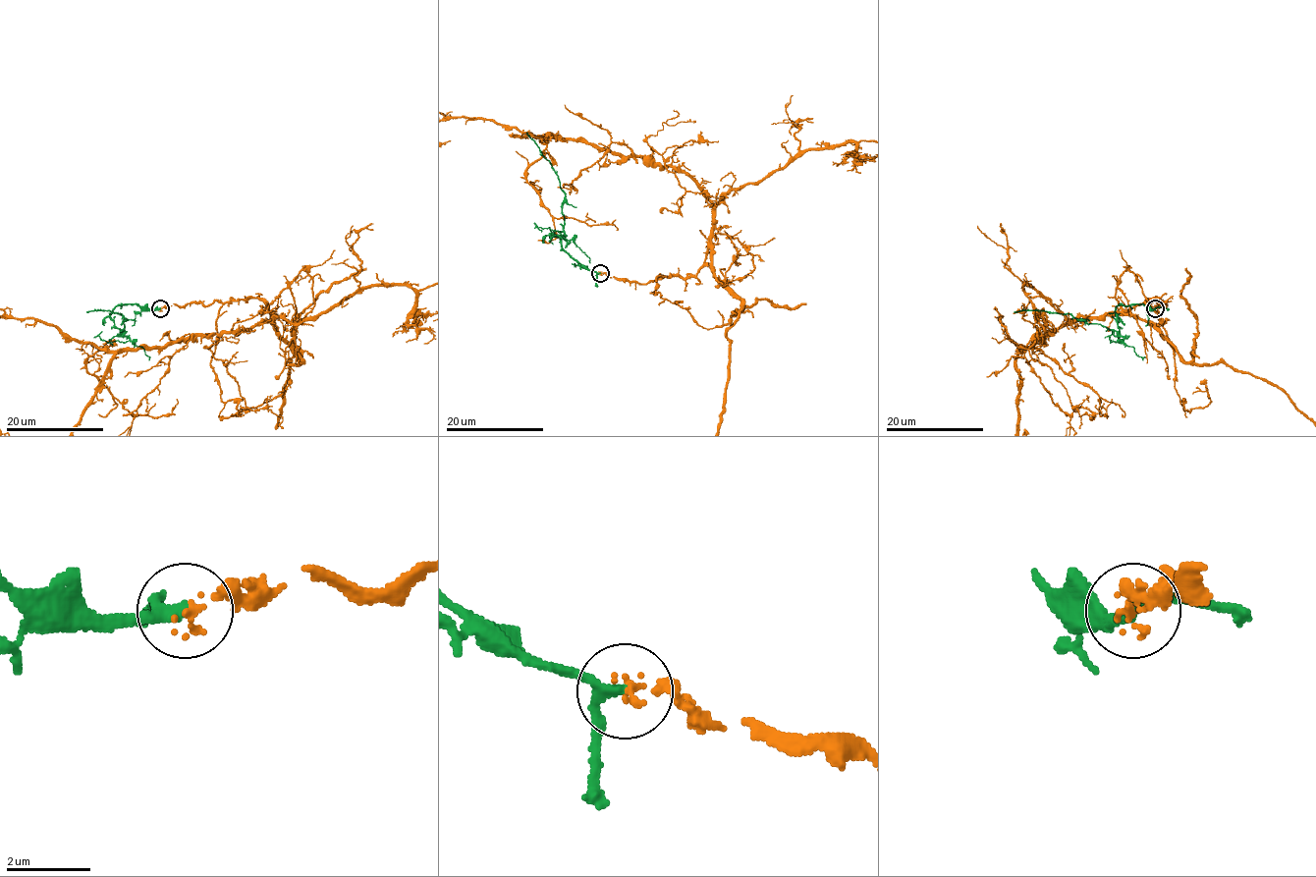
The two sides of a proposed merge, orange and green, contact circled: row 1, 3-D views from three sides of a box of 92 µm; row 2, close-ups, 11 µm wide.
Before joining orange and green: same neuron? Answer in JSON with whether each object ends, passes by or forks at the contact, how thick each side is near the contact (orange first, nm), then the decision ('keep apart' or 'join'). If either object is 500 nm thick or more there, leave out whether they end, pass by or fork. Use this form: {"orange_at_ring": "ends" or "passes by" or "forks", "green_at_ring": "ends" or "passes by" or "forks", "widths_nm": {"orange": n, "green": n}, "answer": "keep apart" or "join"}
{"orange_at_ring": "ends", "green_at_ring": "passes by", "widths_nm": {"orange": 140, "green": 200}, "answer": "join"}

